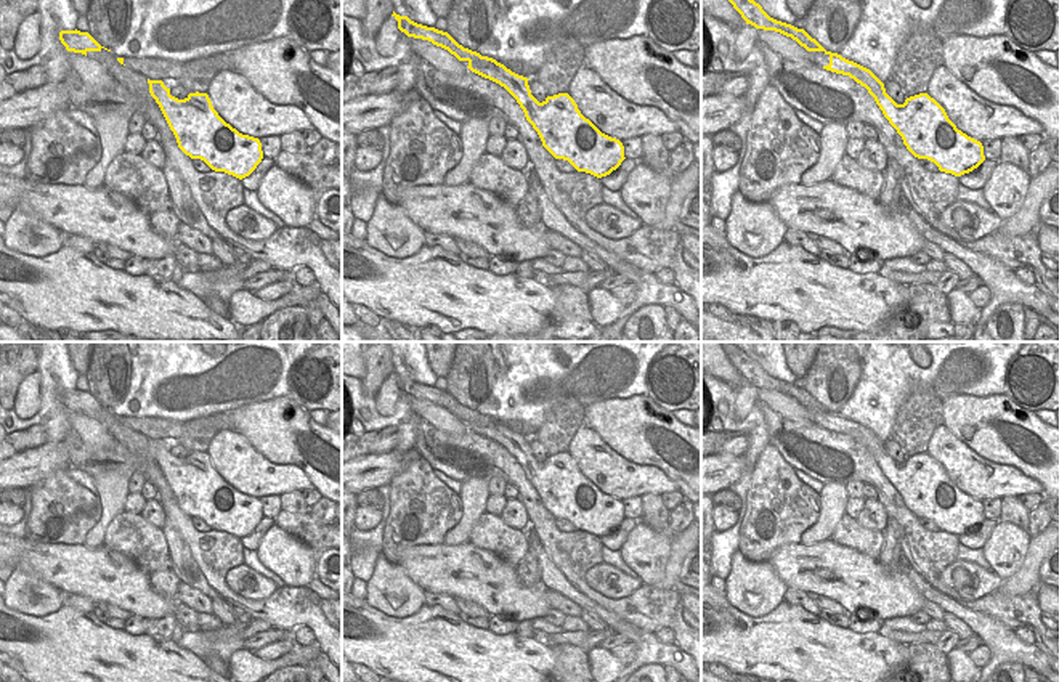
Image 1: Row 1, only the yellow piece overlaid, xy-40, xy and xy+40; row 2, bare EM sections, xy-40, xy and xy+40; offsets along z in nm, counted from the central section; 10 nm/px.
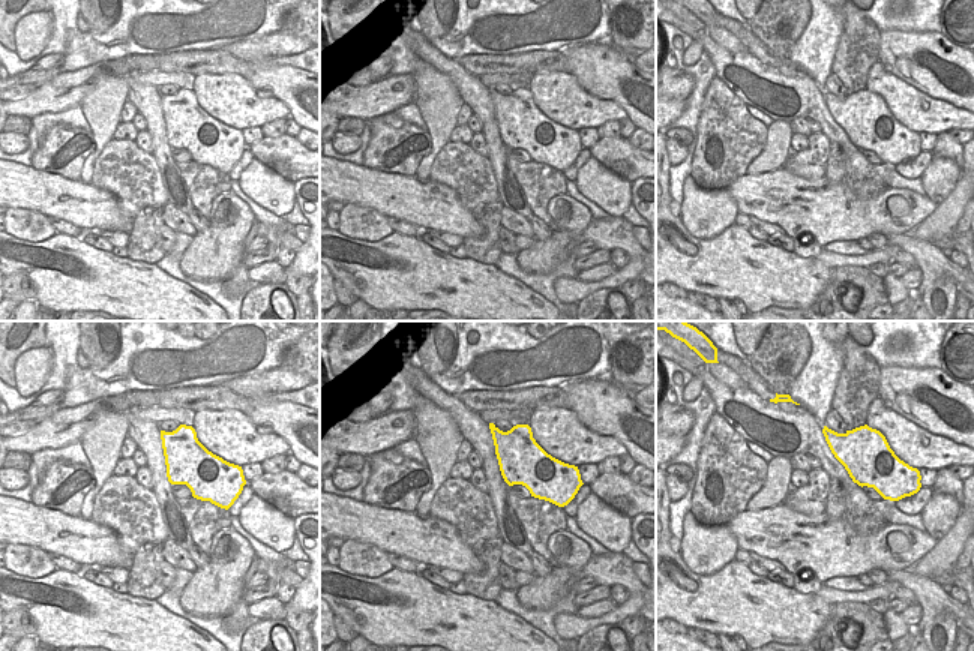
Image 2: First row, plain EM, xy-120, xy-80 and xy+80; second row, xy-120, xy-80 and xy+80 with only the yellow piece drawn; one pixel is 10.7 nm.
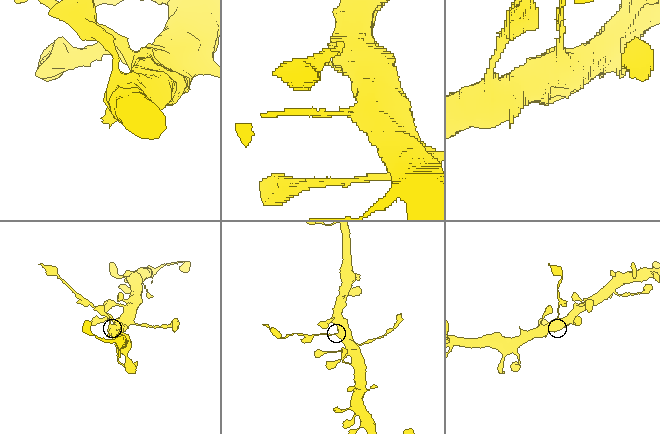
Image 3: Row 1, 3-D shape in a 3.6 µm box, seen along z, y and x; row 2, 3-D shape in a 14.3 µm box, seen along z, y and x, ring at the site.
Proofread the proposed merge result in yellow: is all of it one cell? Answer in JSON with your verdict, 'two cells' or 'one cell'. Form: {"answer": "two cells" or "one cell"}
{"answer": "two cells"}

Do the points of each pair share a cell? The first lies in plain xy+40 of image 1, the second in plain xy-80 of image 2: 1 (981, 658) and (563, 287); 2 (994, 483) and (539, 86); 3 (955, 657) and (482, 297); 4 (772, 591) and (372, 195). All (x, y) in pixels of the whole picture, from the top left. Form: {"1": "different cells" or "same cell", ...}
{"1": "different cells", "2": "same cell", "3": "different cells", "4": "different cells"}

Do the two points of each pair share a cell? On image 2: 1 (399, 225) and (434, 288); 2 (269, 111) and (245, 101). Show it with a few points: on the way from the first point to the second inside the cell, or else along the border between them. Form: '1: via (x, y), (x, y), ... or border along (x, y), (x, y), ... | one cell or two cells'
1: border along (393, 231), (419, 237) | two cells
2: via (263, 111), (254, 111), (249, 107) | one cell

